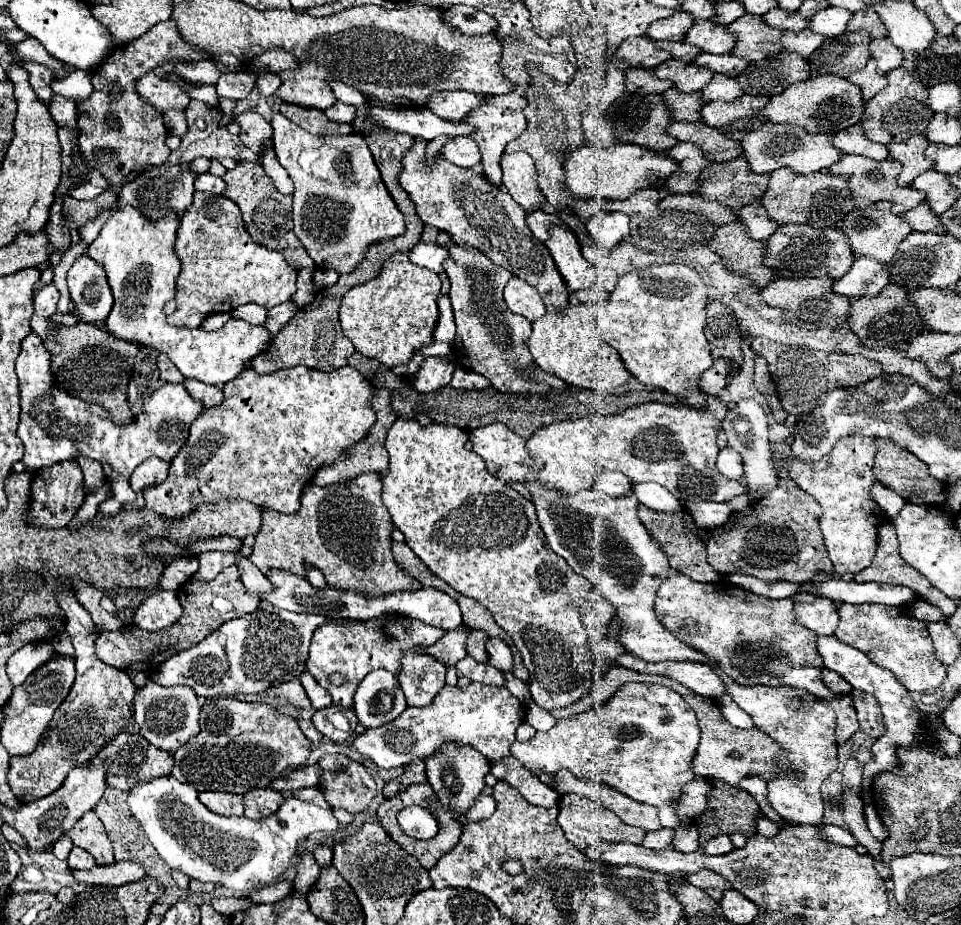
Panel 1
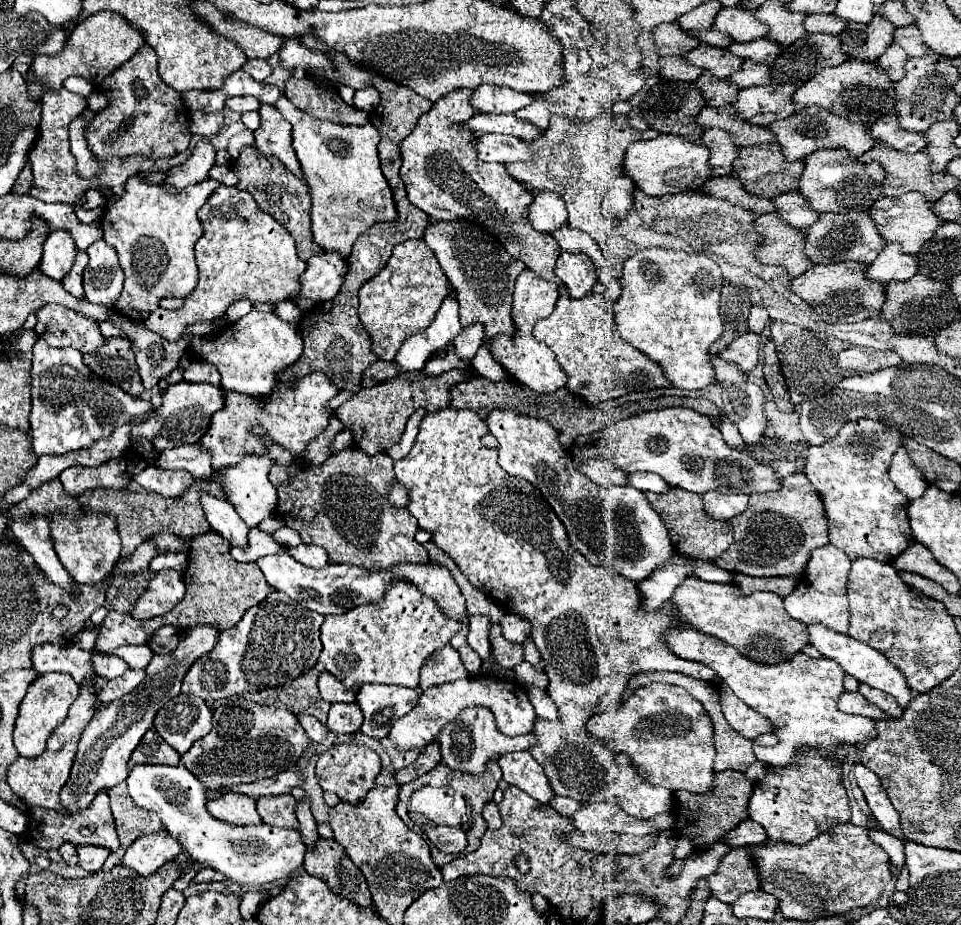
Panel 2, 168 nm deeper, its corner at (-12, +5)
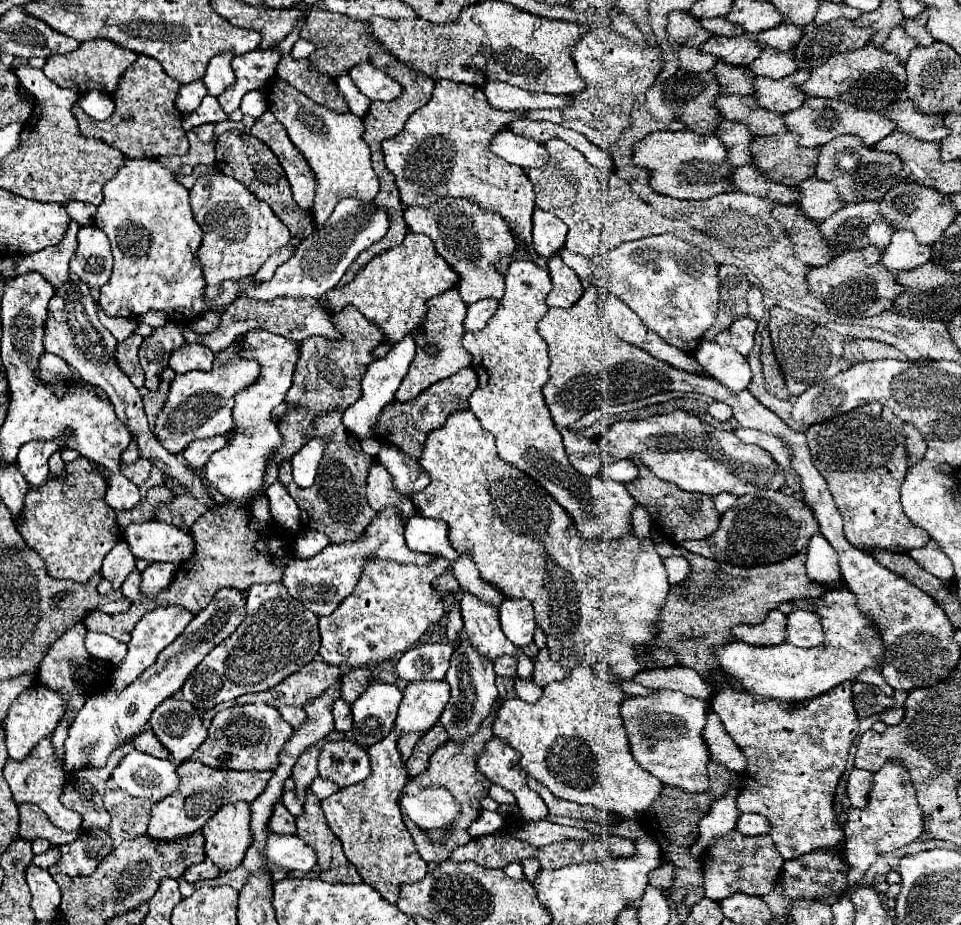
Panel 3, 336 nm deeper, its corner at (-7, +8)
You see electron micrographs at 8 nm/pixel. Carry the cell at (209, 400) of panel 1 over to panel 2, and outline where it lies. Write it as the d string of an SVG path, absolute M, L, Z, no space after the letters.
M193 359L191 365L185 369L183 373L185 381L207 381L207 383L213 383L213 385L219 385L219 371L217 367L211 367L211 363L205 363L203 359Z

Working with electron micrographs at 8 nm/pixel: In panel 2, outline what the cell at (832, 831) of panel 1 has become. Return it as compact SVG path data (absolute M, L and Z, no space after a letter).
M869 831L869 837L871 837L875 843L879 843L879 845L889 853L891 863L897 867L897 871L901 871L903 865L905 865L903 843L901 843L897 837L893 837L893 835L889 835L889 833L883 833L883 831Z

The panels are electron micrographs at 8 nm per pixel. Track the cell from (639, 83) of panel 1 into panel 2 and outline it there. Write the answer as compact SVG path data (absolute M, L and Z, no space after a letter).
M661 57L661 77L669 81L695 81L703 69L691 65L685 57Z

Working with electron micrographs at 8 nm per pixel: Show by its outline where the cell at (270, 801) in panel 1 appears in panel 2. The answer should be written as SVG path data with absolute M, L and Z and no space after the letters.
M277 795L277 797L261 797L257 799L257 811L267 825L297 829L295 817L295 799L291 795Z

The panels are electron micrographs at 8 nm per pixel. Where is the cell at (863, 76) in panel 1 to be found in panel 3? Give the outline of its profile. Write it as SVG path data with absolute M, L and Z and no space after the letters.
M896 26L896 28L890 32L890 36L888 36L888 40L884 42L882 48L884 48L886 52L894 52L894 54L898 56L898 60L904 64L904 62L908 60L908 54L910 54L910 50L912 50L914 46L918 46L916 40L912 40L910 36L906 36L906 32L904 32L902 26Z

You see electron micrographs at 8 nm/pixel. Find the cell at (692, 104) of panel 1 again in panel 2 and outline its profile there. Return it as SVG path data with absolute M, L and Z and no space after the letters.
M703 71L703 75L697 79L697 85L705 95L705 105L721 107L737 101L739 89L729 83L729 79L715 79L709 71Z

